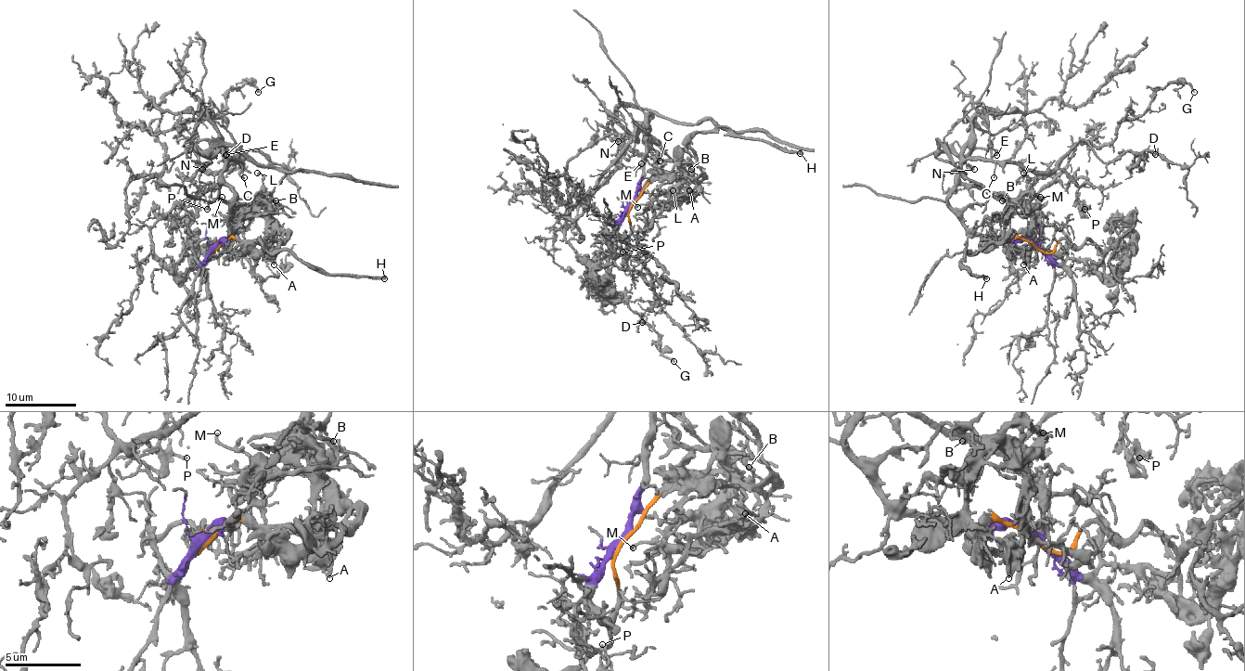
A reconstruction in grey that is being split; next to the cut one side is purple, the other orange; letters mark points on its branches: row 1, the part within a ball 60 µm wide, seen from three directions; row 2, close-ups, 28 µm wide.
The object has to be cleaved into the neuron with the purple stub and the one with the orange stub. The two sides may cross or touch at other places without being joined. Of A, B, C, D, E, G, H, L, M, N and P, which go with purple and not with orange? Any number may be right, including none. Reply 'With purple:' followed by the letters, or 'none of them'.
With purple: B, C, D, E, G, N, P

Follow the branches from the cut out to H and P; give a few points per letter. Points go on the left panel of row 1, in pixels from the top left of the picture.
H: (215, 247), (236, 238), (280, 244), (276, 252), (292, 251), (329, 274), (385, 279)
P: (215, 247), (230, 237), (234, 192), (223, 167), (238, 160), (219, 171), (199, 169), (194, 202), (207, 208)

